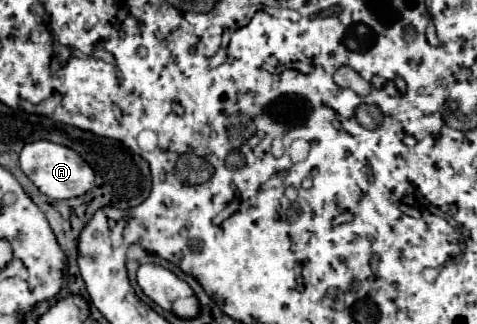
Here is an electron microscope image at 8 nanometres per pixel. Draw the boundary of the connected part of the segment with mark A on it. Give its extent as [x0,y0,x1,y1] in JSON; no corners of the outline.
[19,141,95,199]

